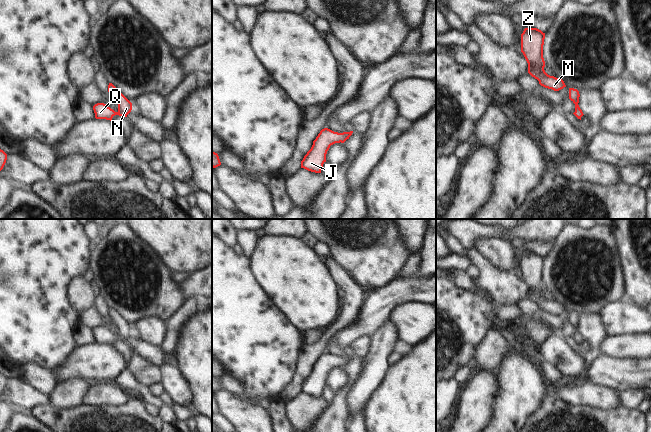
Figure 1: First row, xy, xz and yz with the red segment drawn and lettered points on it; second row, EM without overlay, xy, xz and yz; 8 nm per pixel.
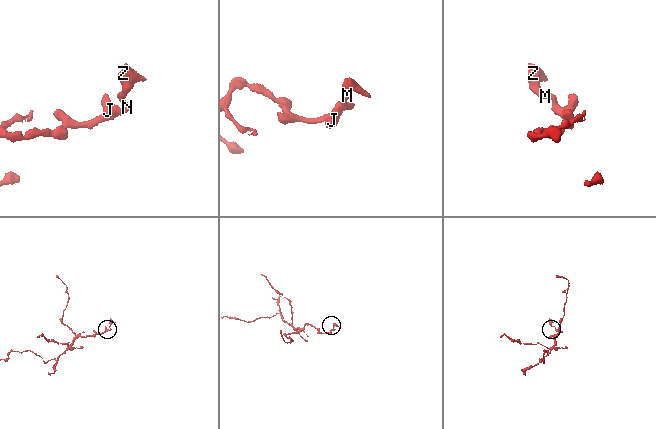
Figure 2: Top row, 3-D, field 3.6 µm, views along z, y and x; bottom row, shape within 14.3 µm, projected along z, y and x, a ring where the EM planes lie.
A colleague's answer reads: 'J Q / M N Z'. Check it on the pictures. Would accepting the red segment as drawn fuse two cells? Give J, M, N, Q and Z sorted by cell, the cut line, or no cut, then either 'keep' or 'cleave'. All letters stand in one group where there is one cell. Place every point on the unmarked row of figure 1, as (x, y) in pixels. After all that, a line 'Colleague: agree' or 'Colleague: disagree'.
groups J M N Q Z; cut none; keep
Colleague: disagree

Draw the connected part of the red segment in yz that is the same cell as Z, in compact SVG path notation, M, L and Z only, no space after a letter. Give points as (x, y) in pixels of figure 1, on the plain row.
M525 252L521 258L521 276L528 287L528 297L545 312L559 315L566 311L560 302L548 299L543 282L545 257L537 252Z

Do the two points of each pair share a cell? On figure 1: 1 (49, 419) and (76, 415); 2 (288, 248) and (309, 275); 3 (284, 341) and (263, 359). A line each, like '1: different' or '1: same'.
1: same
2: same
3: same

